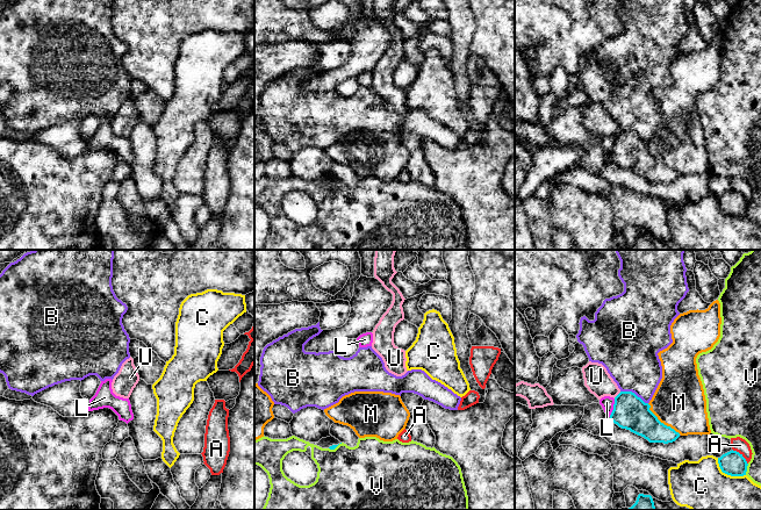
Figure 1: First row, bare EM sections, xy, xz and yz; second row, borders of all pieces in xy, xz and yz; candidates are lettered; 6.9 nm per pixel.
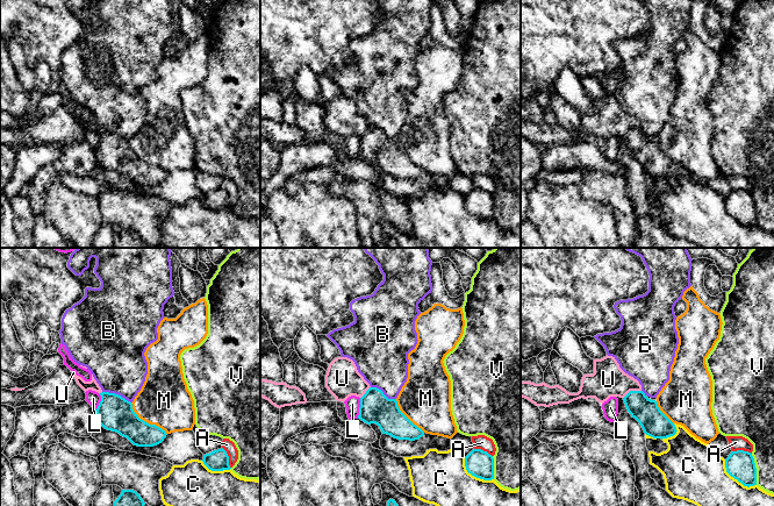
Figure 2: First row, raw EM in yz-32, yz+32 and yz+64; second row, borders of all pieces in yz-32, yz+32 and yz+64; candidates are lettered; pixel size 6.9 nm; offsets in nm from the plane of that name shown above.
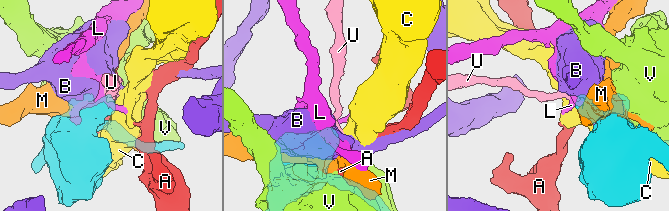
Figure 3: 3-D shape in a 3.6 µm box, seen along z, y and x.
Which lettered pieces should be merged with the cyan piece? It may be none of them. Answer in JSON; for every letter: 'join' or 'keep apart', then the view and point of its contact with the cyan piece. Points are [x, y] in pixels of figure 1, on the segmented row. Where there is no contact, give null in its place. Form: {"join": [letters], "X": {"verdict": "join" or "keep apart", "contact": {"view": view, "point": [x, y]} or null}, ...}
{"join": [], "A": {"verdict": "keep apart", "contact": {"view": "yz", "point": [741, 455]}}, "B": {"verdict": "keep apart", "contact": {"view": "yz", "point": [633, 393]}}, "C": {"verdict": "keep apart", "contact": {"view": "yz", "point": [727, 474]}}, "L": {"verdict": "keep apart", "contact": {"view": "yz", "point": [614, 408]}}, "M": {"verdict": "keep apart", "contact": {"view": "yz", "point": [660, 422]}}, "U": {"verdict": "keep apart", "contact": {"view": "yz", "point": [618, 394]}}, "V": {"verdict": "keep apart", "contact": {"view": "yz", "point": [746, 469]}}}

